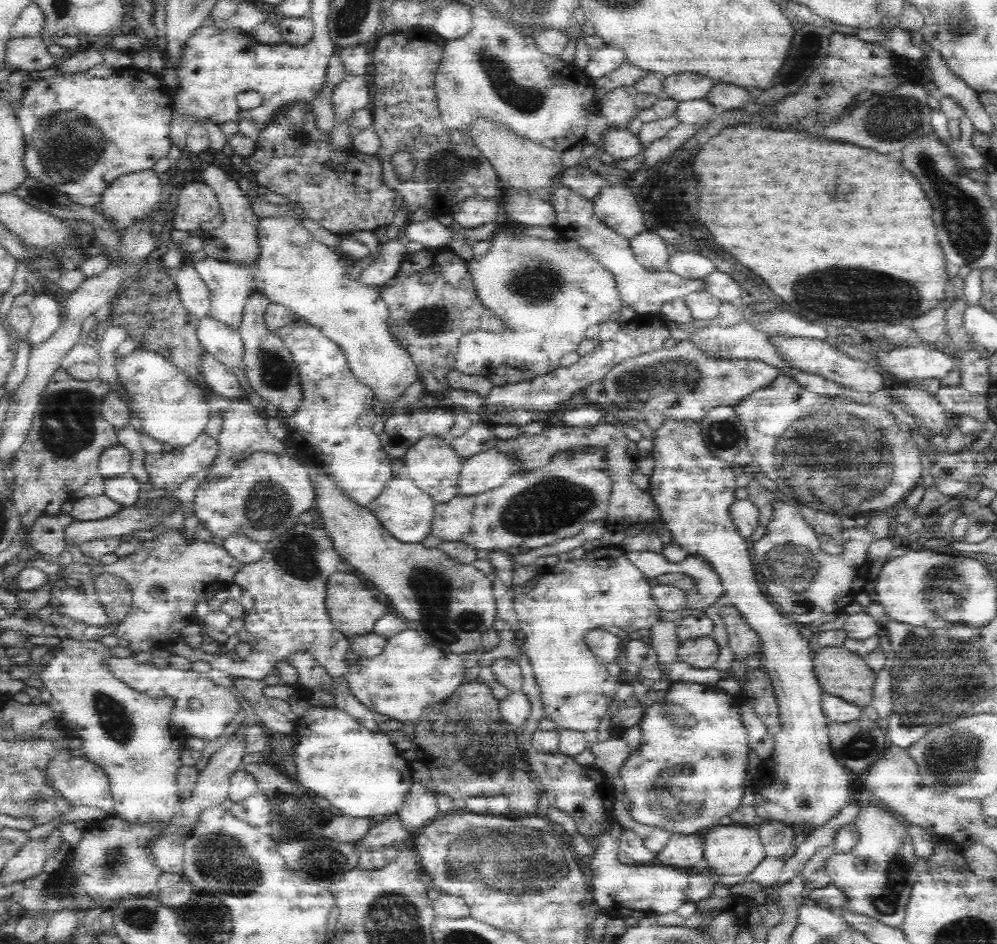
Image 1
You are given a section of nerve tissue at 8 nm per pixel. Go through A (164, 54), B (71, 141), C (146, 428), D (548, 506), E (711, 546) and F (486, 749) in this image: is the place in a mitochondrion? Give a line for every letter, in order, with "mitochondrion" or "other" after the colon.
A: other
B: mitochondrion
C: other
D: mitochondrion
E: other
F: mitochondrion

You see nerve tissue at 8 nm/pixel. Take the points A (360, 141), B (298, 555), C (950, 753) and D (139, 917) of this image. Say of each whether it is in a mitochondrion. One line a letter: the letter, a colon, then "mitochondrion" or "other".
A: other
B: mitochondrion
C: mitochondrion
D: mitochondrion

